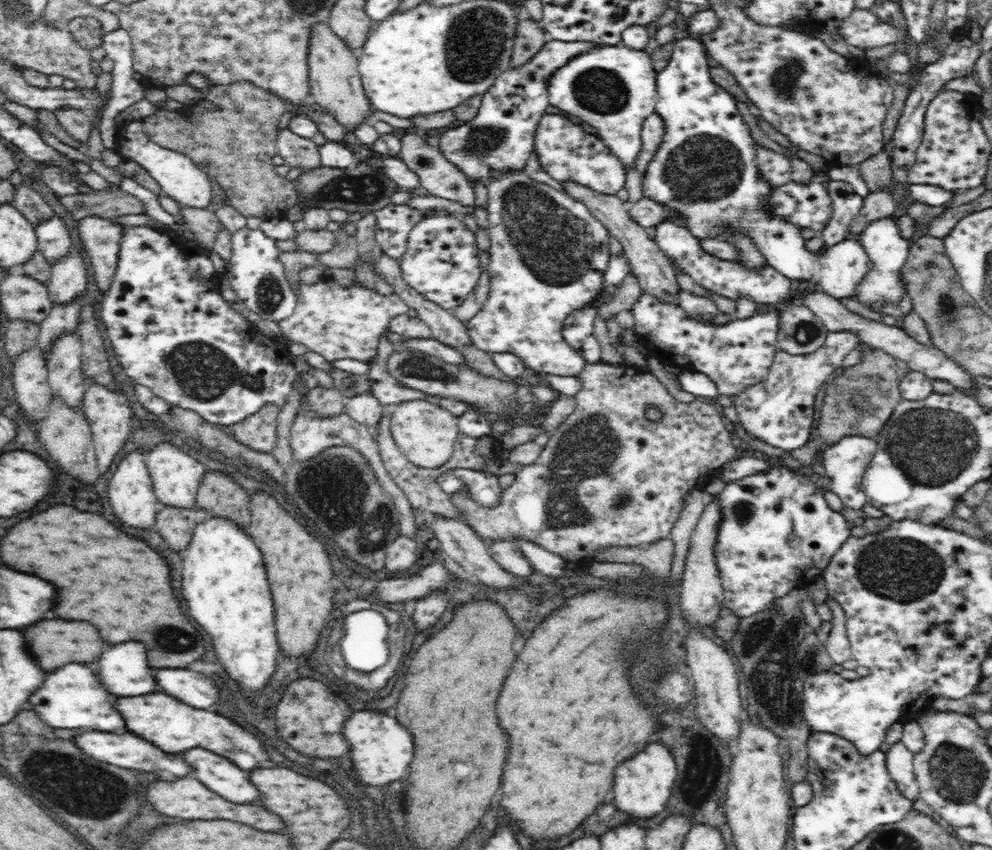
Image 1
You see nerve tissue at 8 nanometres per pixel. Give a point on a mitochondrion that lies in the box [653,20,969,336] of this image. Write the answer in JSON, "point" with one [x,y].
{"point":[705,167]}

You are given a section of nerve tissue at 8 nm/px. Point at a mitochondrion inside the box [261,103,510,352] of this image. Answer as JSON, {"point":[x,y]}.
{"point":[366,189]}

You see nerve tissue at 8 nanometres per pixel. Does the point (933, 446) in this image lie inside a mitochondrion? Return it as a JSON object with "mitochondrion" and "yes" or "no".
{"mitochondrion":"yes"}

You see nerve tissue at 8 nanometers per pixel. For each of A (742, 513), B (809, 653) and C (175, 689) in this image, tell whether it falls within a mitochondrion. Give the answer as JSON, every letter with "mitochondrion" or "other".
{"A":"mitochondrion","B":"mitochondrion","C":"other"}

